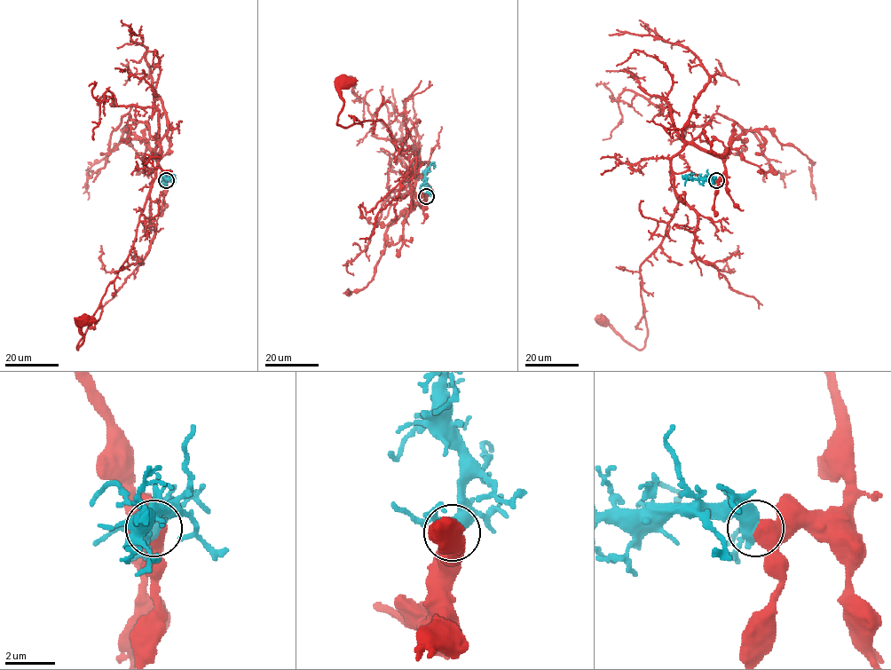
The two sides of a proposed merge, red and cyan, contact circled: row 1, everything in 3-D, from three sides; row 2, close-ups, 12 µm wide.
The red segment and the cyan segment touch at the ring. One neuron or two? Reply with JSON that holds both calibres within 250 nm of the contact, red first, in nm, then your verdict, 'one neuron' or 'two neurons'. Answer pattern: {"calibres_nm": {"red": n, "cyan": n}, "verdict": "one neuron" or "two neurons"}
{"calibres_nm": {"red": 650, "cyan": 420}, "verdict": "two neurons"}

